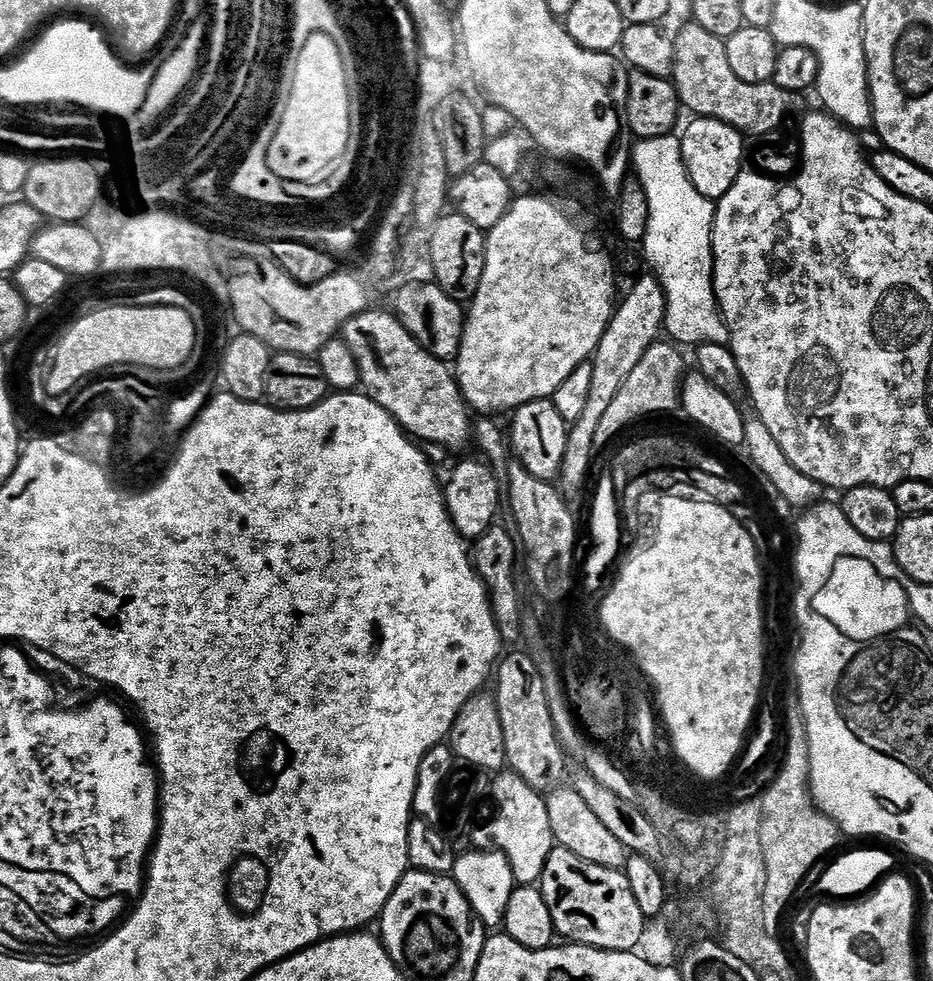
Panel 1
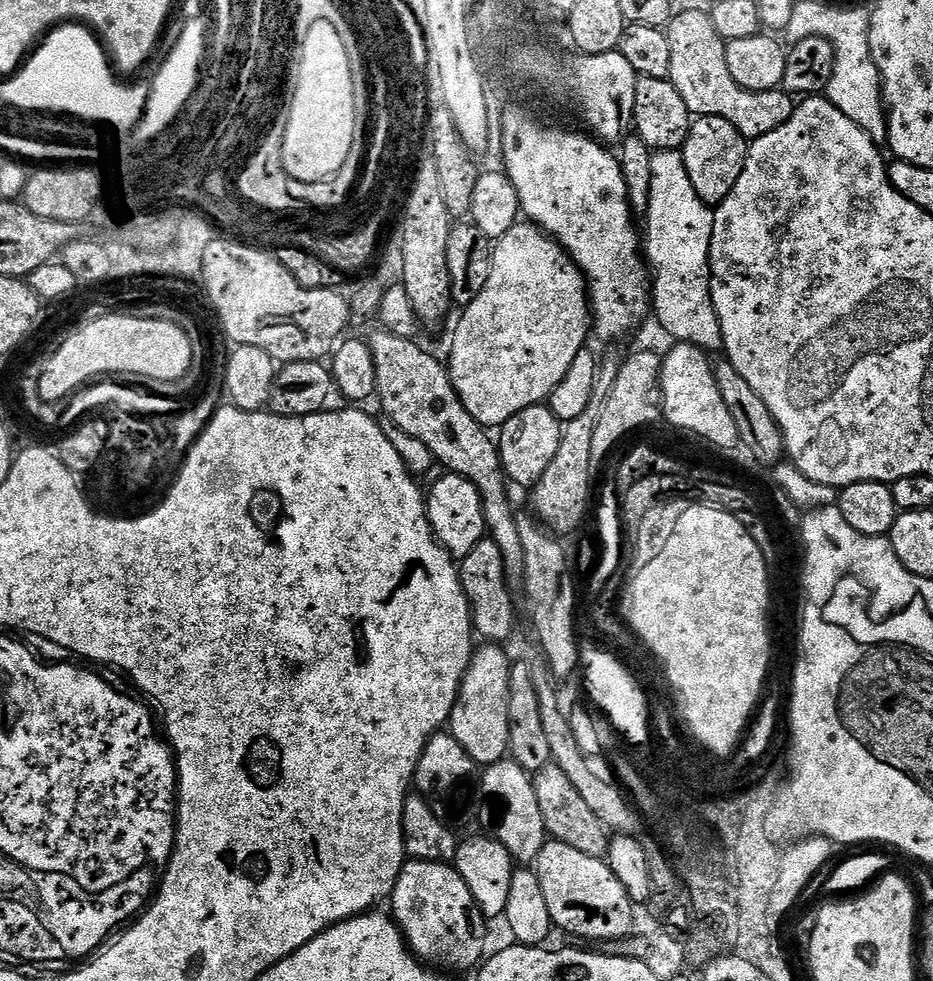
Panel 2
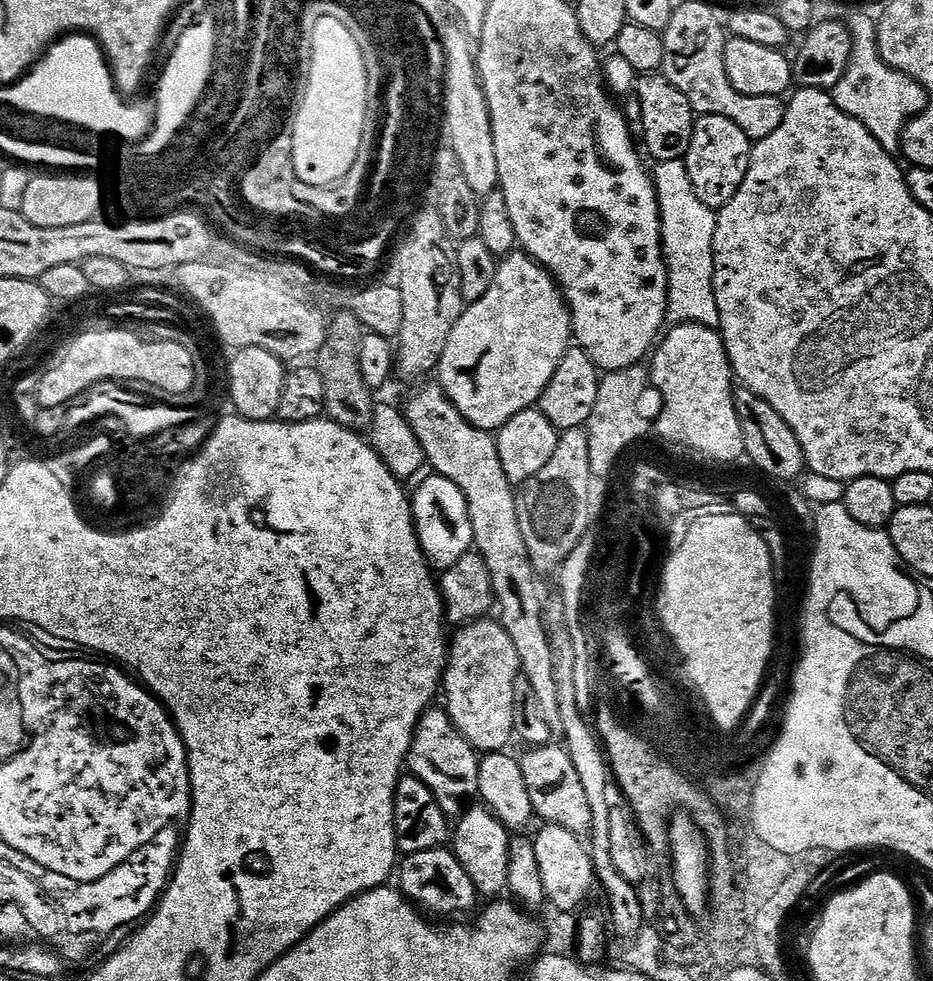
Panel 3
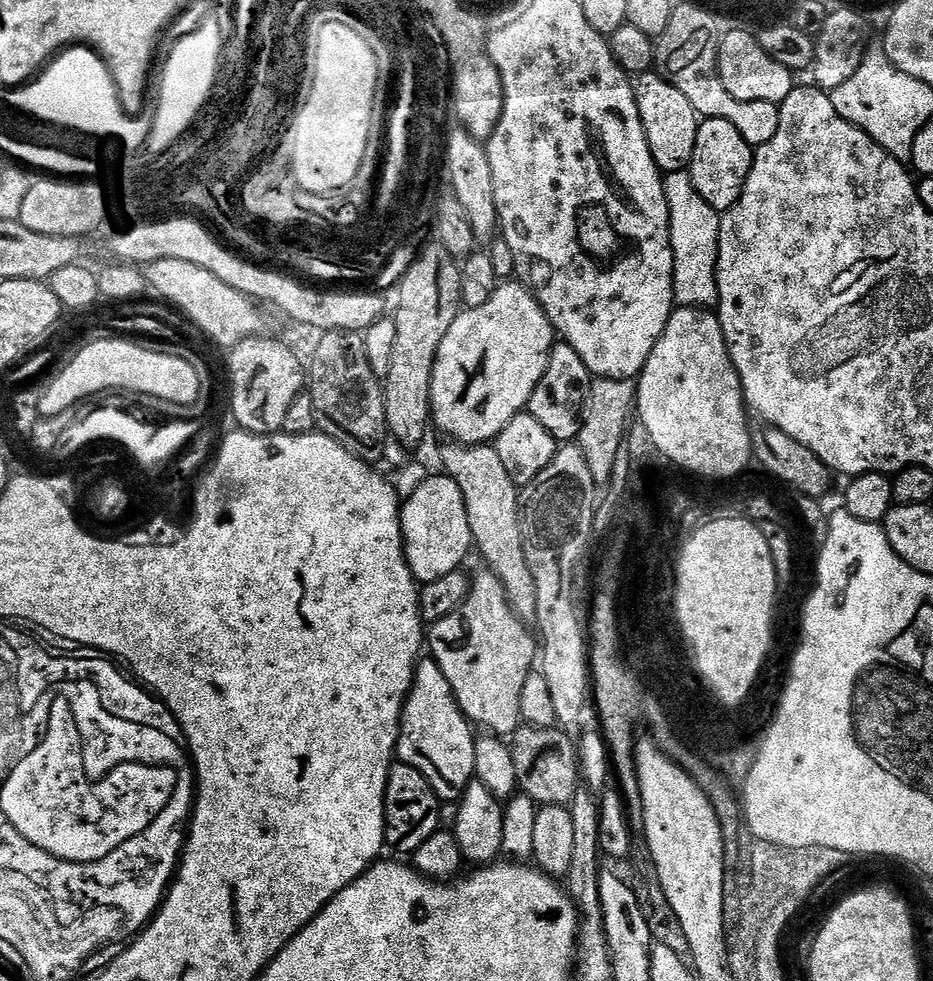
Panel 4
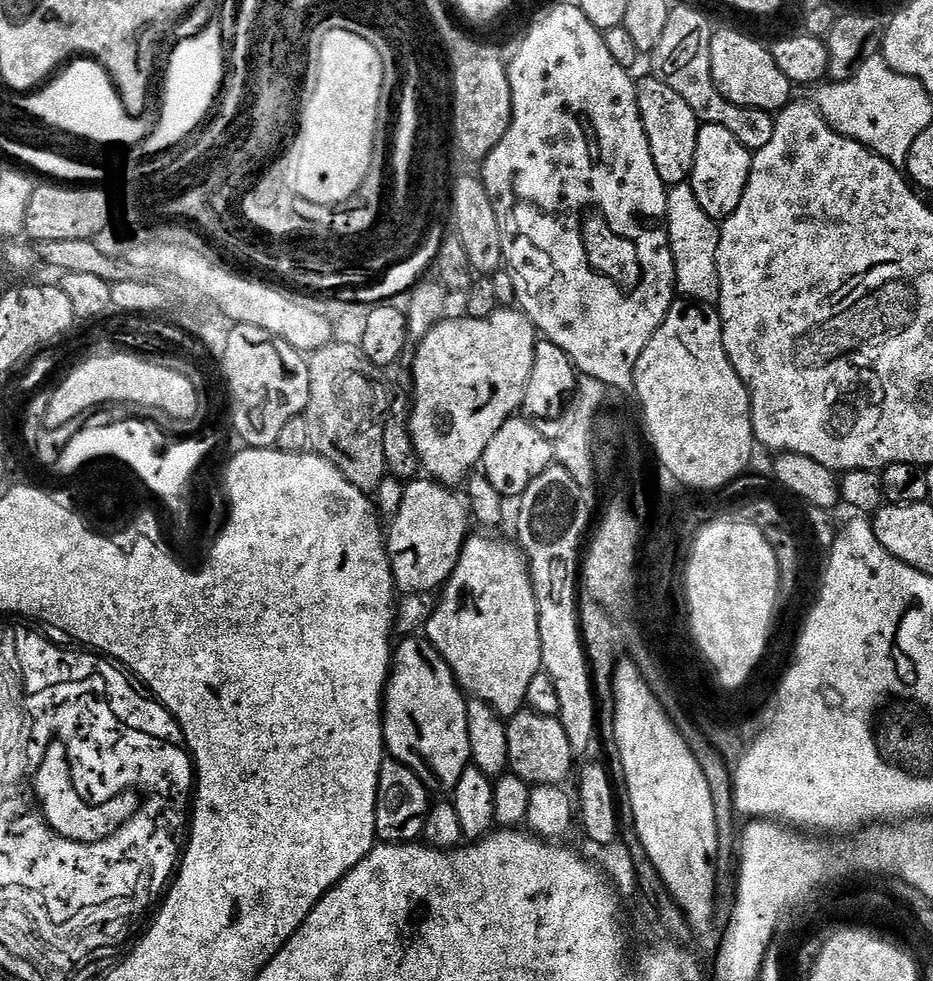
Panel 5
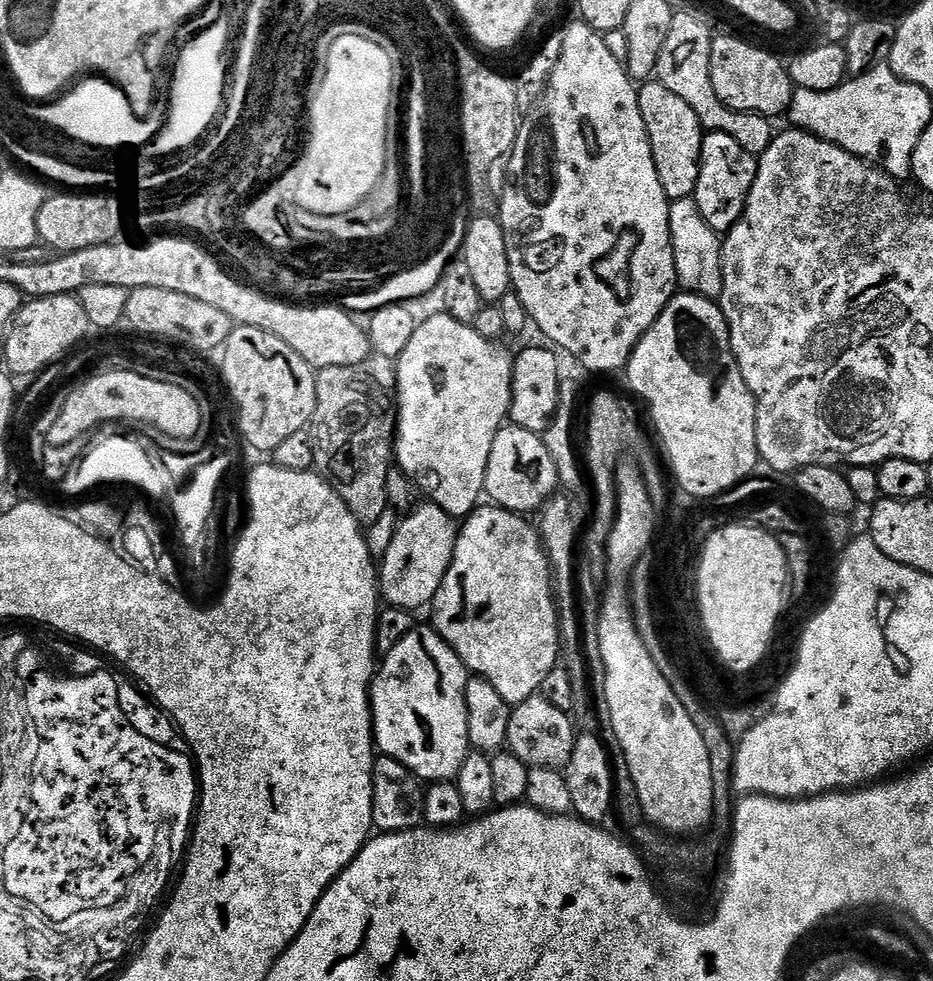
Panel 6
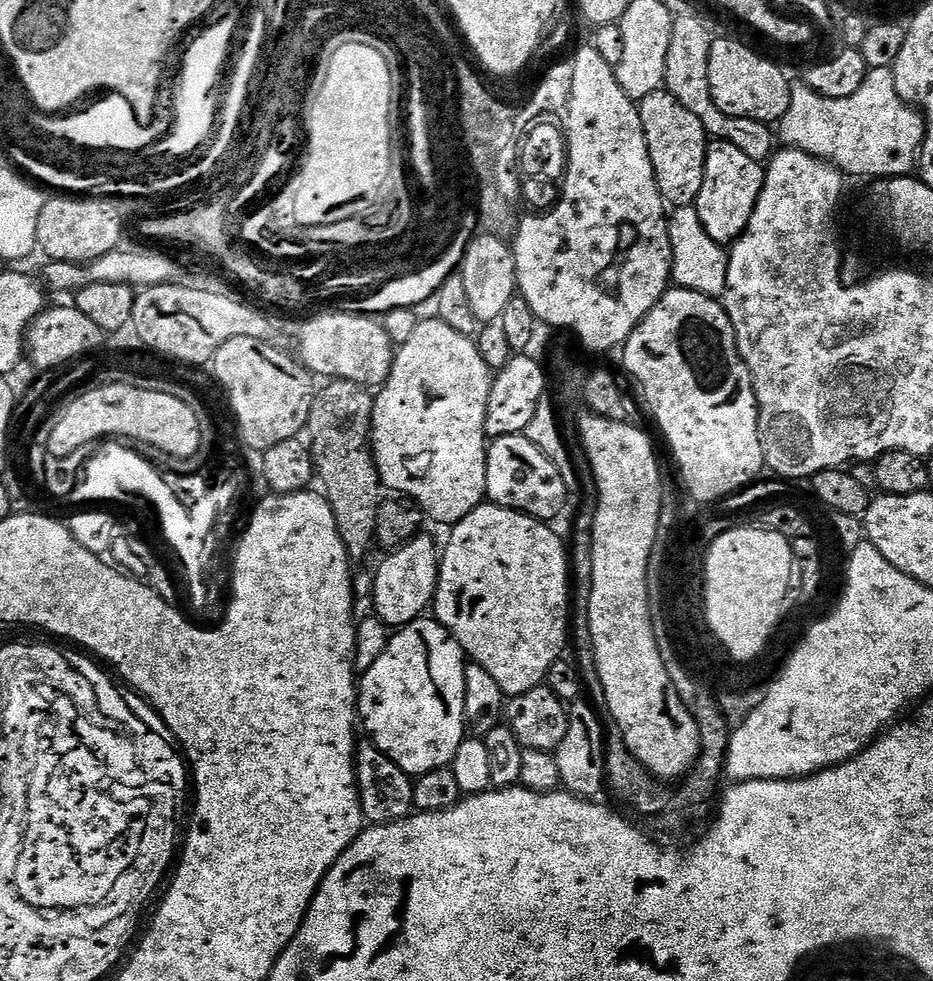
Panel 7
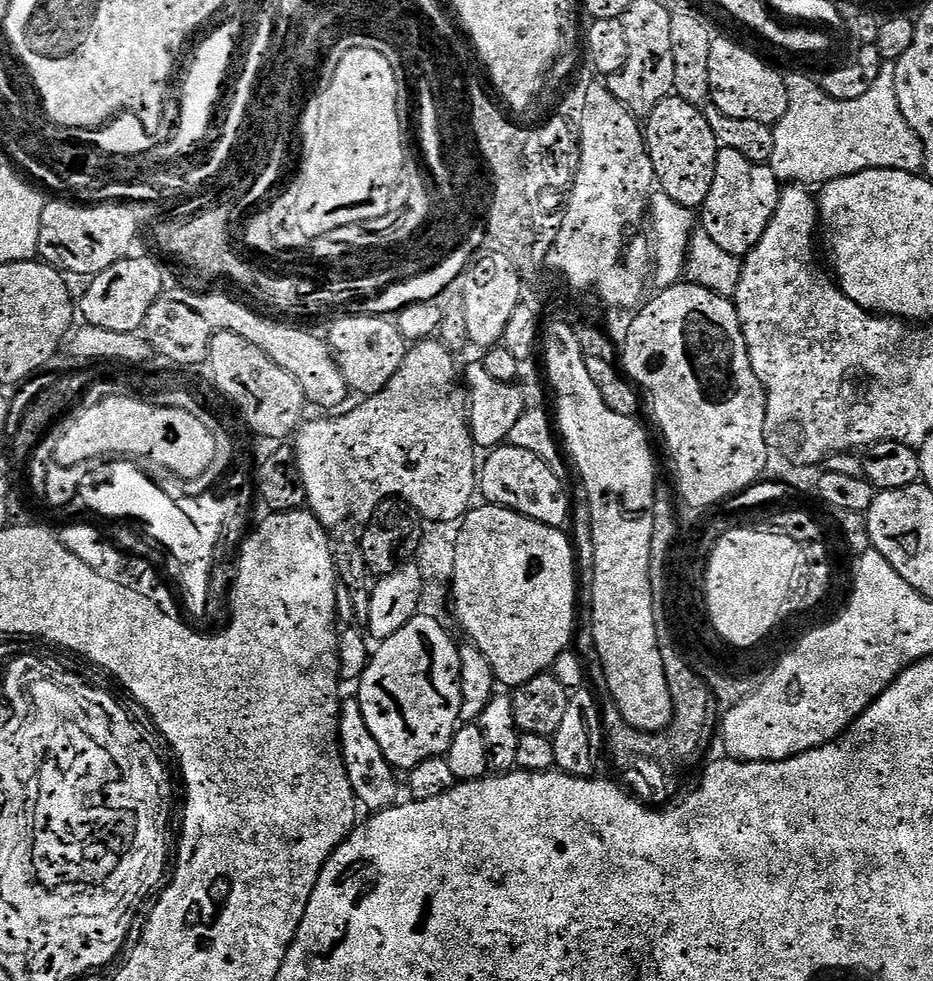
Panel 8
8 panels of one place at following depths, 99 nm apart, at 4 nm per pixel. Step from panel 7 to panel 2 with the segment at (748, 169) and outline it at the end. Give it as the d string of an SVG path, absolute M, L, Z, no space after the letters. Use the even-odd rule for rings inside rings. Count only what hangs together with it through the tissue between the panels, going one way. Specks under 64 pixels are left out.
M698 116L693 119L682 151L686 174L690 174L690 182L694 182L694 190L704 204L720 204L726 198L726 194L734 190L744 169L748 145L746 137L730 122L726 122L726 118Z

